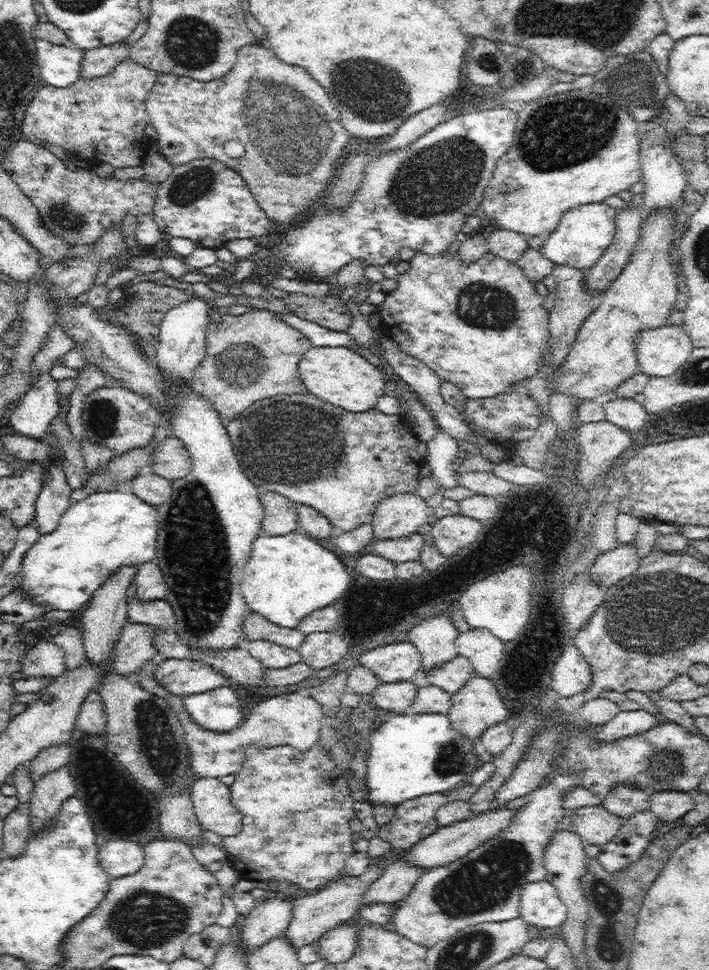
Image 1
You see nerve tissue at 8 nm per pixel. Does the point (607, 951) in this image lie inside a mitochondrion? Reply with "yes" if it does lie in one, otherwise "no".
yes

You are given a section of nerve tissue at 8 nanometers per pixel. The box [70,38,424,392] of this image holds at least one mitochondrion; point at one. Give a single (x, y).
(284, 128)

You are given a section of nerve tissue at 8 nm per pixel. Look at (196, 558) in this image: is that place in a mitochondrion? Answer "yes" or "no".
yes

